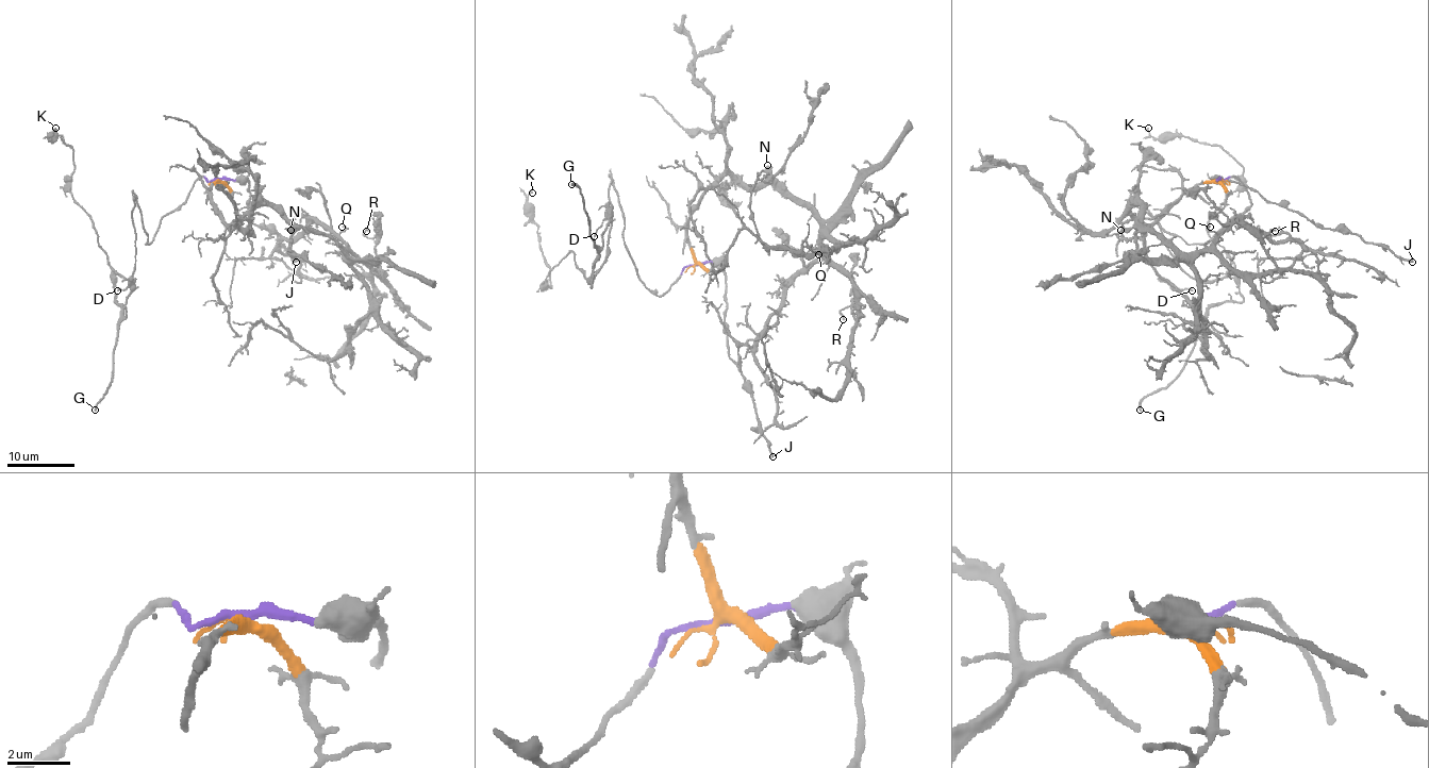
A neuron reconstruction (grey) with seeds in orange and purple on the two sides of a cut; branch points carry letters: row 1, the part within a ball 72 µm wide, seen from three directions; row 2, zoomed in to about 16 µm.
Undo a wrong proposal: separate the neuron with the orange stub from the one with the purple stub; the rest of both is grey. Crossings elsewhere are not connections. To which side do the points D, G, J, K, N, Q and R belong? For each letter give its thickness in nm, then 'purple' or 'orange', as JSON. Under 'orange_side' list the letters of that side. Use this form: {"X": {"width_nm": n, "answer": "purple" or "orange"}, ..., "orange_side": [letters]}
{"D": {"width_nm": 190, "answer": "purple"}, "G": {"width_nm": 240, "answer": "purple"}, "J": {"width_nm": 240, "answer": "purple"}, "K": {"width_nm": 190, "answer": "purple"}, "N": {"width_nm": 550, "answer": "orange"}, "Q": {"width_nm": 140, "answer": "orange"}, "R": {"width_nm": 140, "answer": "orange"}, "orange_side": ["N", "Q", "R"]}

